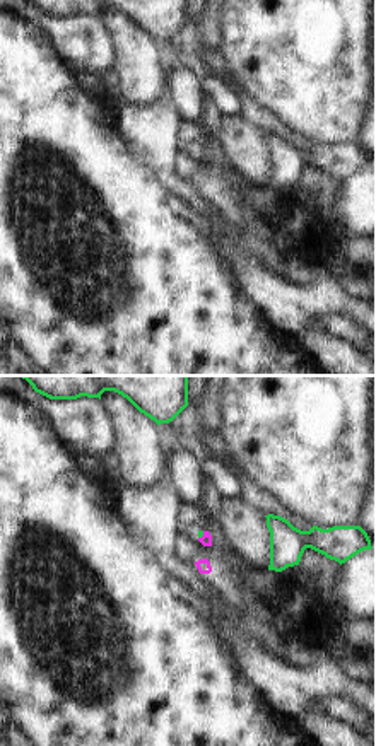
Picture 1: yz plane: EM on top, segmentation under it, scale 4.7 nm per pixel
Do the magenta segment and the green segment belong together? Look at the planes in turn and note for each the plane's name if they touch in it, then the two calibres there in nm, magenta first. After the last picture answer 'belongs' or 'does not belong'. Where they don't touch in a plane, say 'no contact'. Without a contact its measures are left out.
contact in yz; calibres 60 and 30 nm

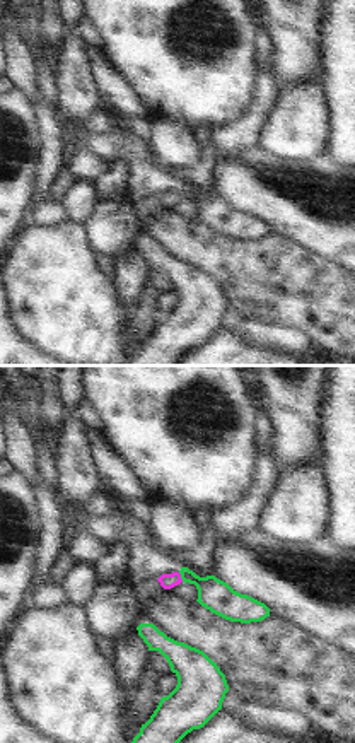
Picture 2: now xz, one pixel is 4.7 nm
contact in xz; calibres 70 and 150 nm

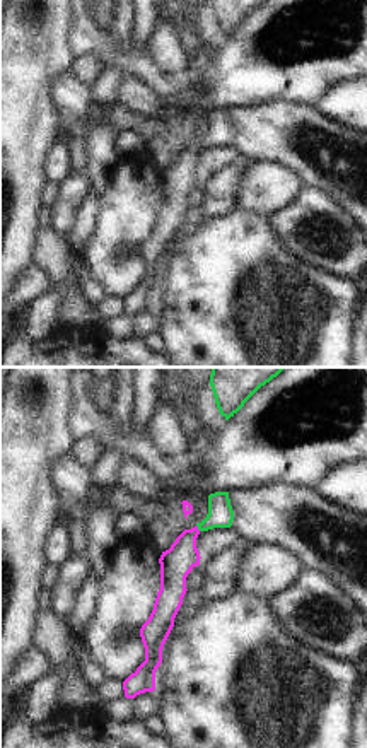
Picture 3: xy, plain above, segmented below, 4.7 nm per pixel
contact in xy; calibres 150 and 120 nm

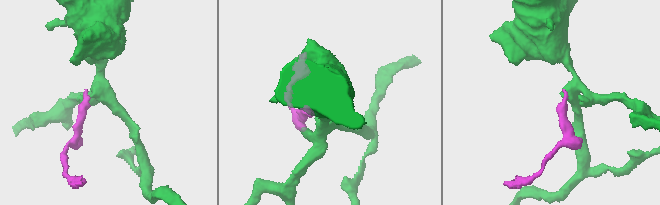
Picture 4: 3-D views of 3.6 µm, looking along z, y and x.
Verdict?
does not belong

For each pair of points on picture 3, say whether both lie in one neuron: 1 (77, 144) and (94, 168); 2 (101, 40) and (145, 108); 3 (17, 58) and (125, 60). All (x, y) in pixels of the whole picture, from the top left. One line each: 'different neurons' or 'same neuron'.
1: different neurons
2: different neurons
3: different neurons

